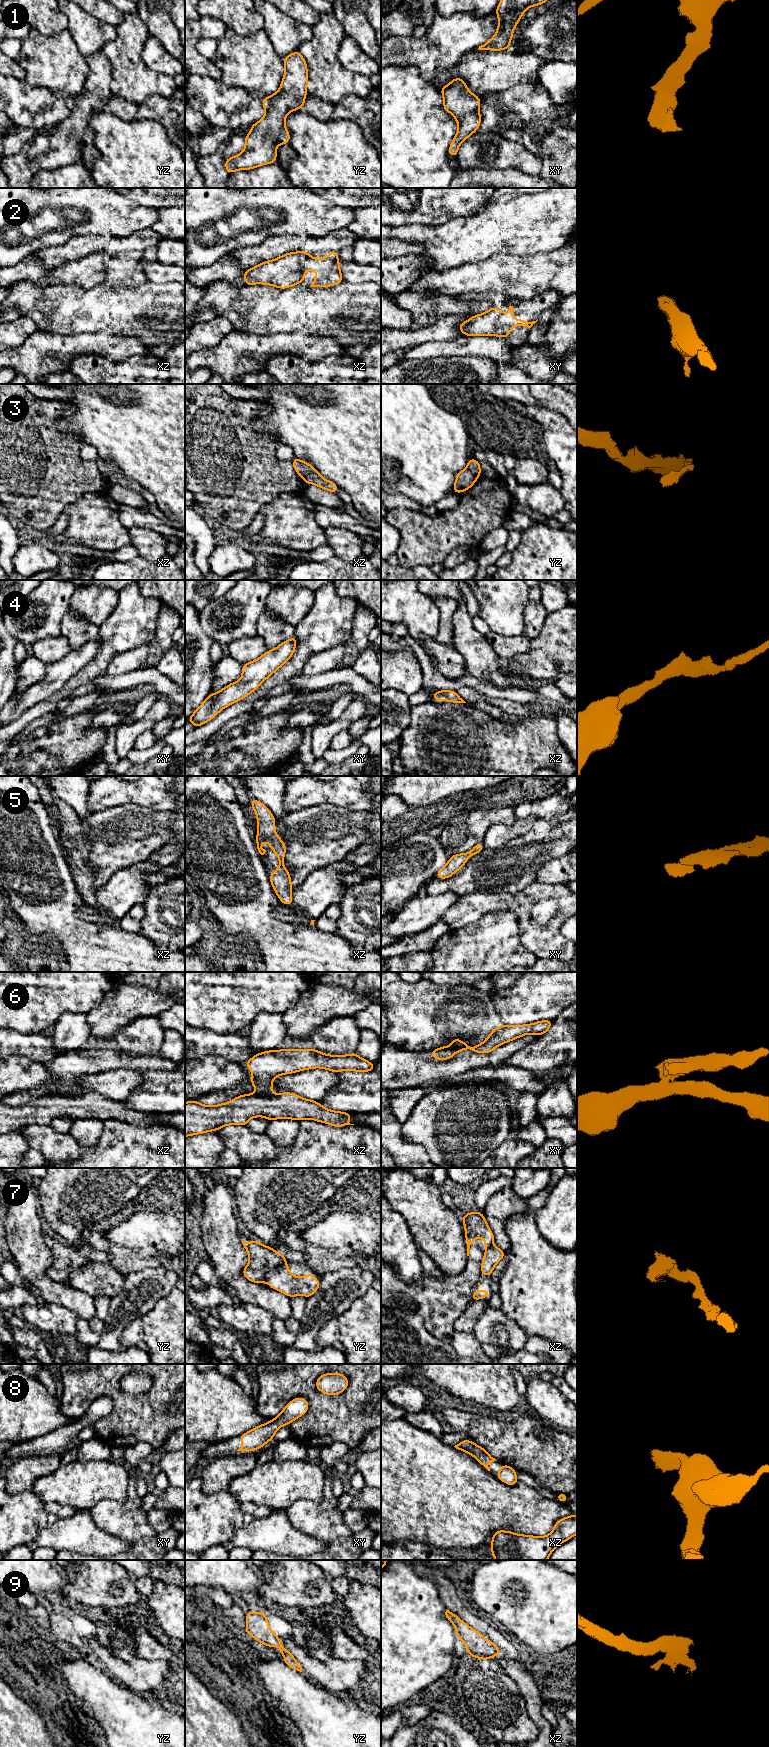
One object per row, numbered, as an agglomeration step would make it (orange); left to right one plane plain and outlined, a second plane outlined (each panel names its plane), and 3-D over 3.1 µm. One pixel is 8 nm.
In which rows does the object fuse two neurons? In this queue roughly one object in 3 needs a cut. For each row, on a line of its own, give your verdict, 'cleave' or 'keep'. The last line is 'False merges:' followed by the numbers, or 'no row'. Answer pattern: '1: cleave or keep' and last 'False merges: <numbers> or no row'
1: keep
2: keep
3: keep
4: keep
5: keep
6: cleave
7: cleave
8: keep
9: keep
False merges: 6, 7

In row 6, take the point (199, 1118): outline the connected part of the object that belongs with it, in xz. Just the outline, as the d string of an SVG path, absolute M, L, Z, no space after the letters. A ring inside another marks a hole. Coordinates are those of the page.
M283 1092L271 1096L245 1094L219 1105L207 1106L197 1101L185 1103L185 1137L217 1131L227 1125L247 1125L253 1117L273 1119L312 1119L331 1126L350 1124L353 1113L332 1111L316 1100L304 1099L299 1095Z

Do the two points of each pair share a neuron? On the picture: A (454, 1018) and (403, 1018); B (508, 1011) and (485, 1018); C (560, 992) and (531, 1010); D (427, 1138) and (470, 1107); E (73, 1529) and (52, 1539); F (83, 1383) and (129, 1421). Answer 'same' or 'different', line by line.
A: same
B: different
C: same
D: same
E: same
F: same

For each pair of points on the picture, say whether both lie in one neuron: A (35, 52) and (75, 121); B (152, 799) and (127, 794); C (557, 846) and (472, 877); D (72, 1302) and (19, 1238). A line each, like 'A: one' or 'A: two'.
A: two
B: one
C: one
D: one

